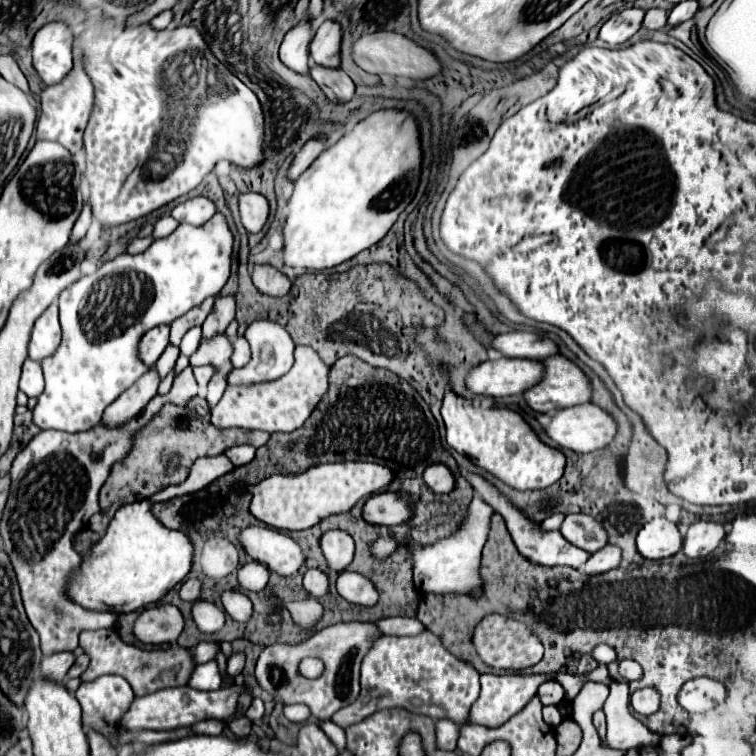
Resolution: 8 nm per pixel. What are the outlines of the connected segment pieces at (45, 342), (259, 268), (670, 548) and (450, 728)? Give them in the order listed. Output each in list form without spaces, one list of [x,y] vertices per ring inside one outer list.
[[[51,304],[37,320],[31,332],[31,342],[29,342],[29,358],[41,362],[49,354],[57,350],[61,342],[61,326],[59,326],[59,314],[57,314],[57,304]]]
[[[255,264],[251,270],[253,284],[269,296],[285,296],[291,288],[291,280],[271,264]]]
[[[655,518],[647,522],[637,536],[637,550],[651,560],[661,560],[677,554],[683,546],[683,536],[675,522]]]
[[[439,720],[437,722],[437,748],[441,750],[455,750],[459,730],[453,722],[449,720]]]

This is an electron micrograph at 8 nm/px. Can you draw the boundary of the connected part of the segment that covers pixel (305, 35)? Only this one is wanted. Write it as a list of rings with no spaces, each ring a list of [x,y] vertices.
[[[305,18],[301,24],[293,26],[287,32],[287,36],[281,44],[279,54],[281,54],[283,64],[287,64],[289,68],[293,68],[299,74],[309,72],[309,40],[313,40],[313,32],[315,32],[315,28]]]

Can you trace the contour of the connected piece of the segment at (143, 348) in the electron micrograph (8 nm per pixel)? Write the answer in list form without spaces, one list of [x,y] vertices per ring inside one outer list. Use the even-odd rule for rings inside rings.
[[[157,326],[149,330],[139,344],[141,360],[145,360],[145,364],[155,364],[167,344],[169,344],[169,326]]]

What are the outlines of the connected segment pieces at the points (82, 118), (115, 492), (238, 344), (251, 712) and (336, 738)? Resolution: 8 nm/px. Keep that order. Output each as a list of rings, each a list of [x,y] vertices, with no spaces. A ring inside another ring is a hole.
[[[77,60],[69,76],[61,80],[57,86],[47,86],[41,94],[41,114],[37,118],[37,140],[55,140],[63,144],[71,154],[75,154],[83,146],[83,130],[87,126],[91,108],[93,108],[93,82],[89,80],[83,60]]]
[[[195,396],[193,400],[189,400],[185,410],[177,408],[175,404],[165,404],[165,408],[161,408],[161,412],[157,412],[157,416],[153,416],[153,420],[149,420],[149,424],[145,424],[145,428],[141,428],[141,432],[137,432],[137,436],[133,436],[133,448],[129,450],[129,456],[125,456],[125,460],[119,460],[117,464],[113,464],[111,474],[99,492],[101,510],[91,516],[89,528],[93,532],[103,534],[107,530],[109,520],[117,512],[117,508],[131,504],[131,502],[137,502],[137,500],[145,500],[167,484],[181,484],[189,476],[189,468],[197,458],[217,456],[217,454],[223,454],[227,448],[239,446],[239,444],[249,444],[249,446],[259,448],[259,446],[267,444],[269,438],[271,438],[271,434],[261,432],[261,430],[249,432],[249,430],[219,430],[219,428],[215,428],[209,422],[207,400],[201,396]],[[179,416],[187,416],[189,428],[175,426],[175,420]],[[175,456],[179,458],[177,470],[169,472],[169,462]]]
[[[237,338],[233,342],[235,346],[235,352],[233,352],[233,366],[235,368],[243,368],[249,360],[251,360],[251,348],[249,348],[249,342],[245,338]]]
[[[253,696],[251,706],[249,706],[249,710],[247,710],[247,718],[249,718],[249,720],[253,720],[253,722],[255,722],[255,720],[261,720],[263,712],[265,712],[265,708],[263,708],[263,700]]]
[[[323,720],[321,722],[321,730],[329,736],[329,740],[339,748],[339,750],[345,750],[345,730],[339,728],[337,724],[333,724],[331,720]]]

